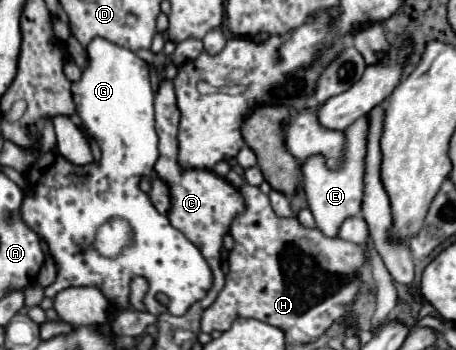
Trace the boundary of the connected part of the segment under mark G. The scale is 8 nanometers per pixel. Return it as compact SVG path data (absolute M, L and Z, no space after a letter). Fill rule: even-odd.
M93 38L87 46L87 58L89 66L83 70L83 76L79 82L72 82L71 92L75 101L76 113L82 121L82 131L88 138L95 138L101 146L101 162L99 166L73 166L57 152L45 152L33 166L29 174L35 174L39 178L39 184L33 184L33 194L25 196L21 206L21 218L27 222L29 228L33 228L45 242L49 244L49 250L57 264L57 280L45 288L45 296L55 298L61 290L69 286L97 286L107 300L113 304L115 310L129 308L129 284L135 276L143 276L149 282L147 290L147 312L161 314L185 314L185 310L201 300L211 282L211 270L205 262L203 254L189 242L177 228L169 226L167 216L159 214L155 206L149 202L147 194L139 190L139 180L143 174L151 174L155 160L159 156L157 152L157 134L155 134L155 120L153 120L153 88L151 88L151 76L149 76L149 64L137 58L131 50L117 46L105 38ZM115 218L123 218L129 222L131 228L135 228L135 244L129 248L123 248L123 252L115 258L103 256L95 248L95 234L97 228L101 228L105 222L111 222ZM163 292L169 298L169 306L161 306L155 296Z

